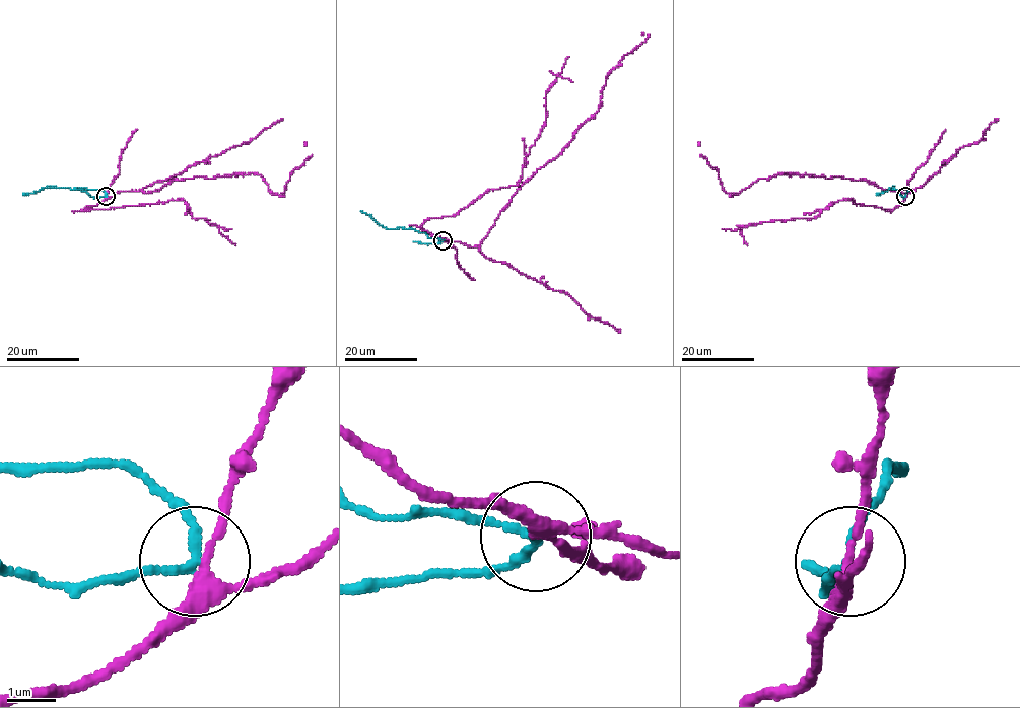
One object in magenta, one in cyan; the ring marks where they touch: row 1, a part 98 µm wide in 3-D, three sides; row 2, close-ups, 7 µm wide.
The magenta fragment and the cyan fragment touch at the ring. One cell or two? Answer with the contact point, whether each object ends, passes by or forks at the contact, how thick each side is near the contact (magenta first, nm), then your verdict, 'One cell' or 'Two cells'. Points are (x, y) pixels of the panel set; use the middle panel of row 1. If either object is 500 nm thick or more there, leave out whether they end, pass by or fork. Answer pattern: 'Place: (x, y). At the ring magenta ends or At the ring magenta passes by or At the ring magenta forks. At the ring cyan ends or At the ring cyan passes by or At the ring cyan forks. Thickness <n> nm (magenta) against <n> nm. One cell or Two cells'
Place: (443, 240). At the ring magenta forks. At the ring cyan passes by. Thickness 240 nm (magenta) against 140 nm. Two cells

